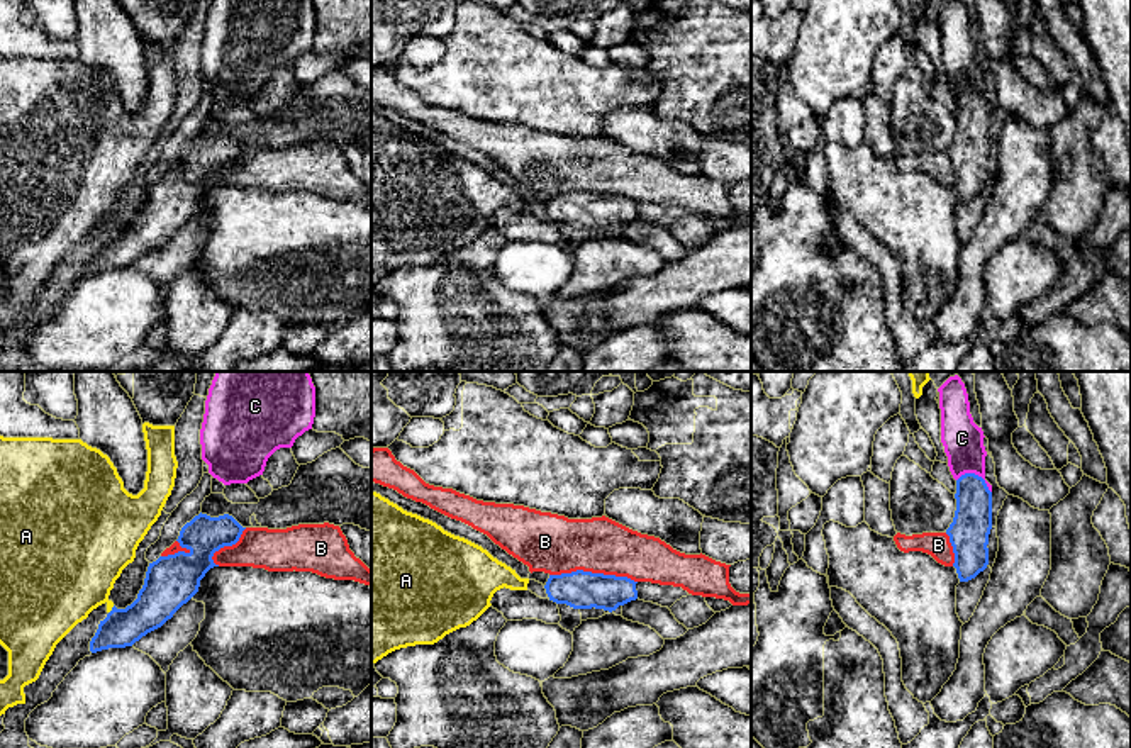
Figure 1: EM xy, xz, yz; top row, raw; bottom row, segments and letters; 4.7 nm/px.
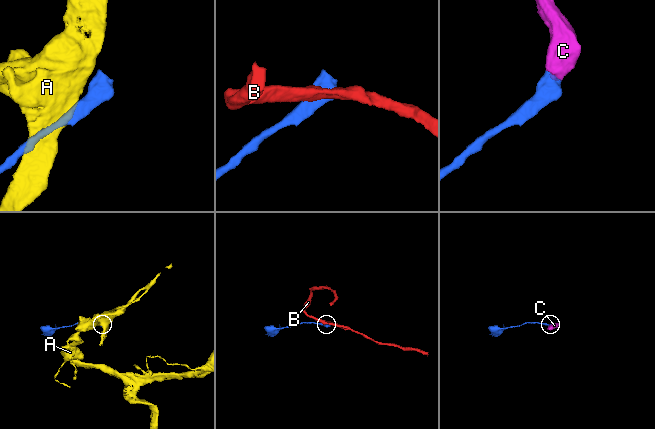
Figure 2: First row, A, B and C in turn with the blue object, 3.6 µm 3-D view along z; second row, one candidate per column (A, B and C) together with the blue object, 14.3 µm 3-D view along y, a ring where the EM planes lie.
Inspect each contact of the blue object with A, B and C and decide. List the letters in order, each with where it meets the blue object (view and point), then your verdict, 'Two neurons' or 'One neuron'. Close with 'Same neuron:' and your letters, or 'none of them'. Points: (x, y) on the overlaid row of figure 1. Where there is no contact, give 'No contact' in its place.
A: Touches blue at xy (112, 609). Two neurons
B: Touches blue at xz (594, 574). Two neurons
C: Touches blue at yz (977, 475). One neuron
Same neuron: C

